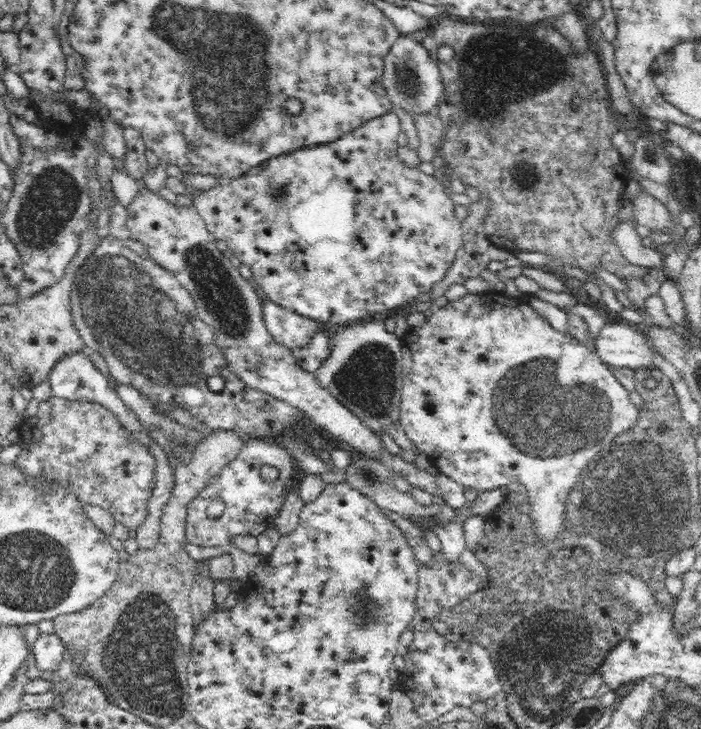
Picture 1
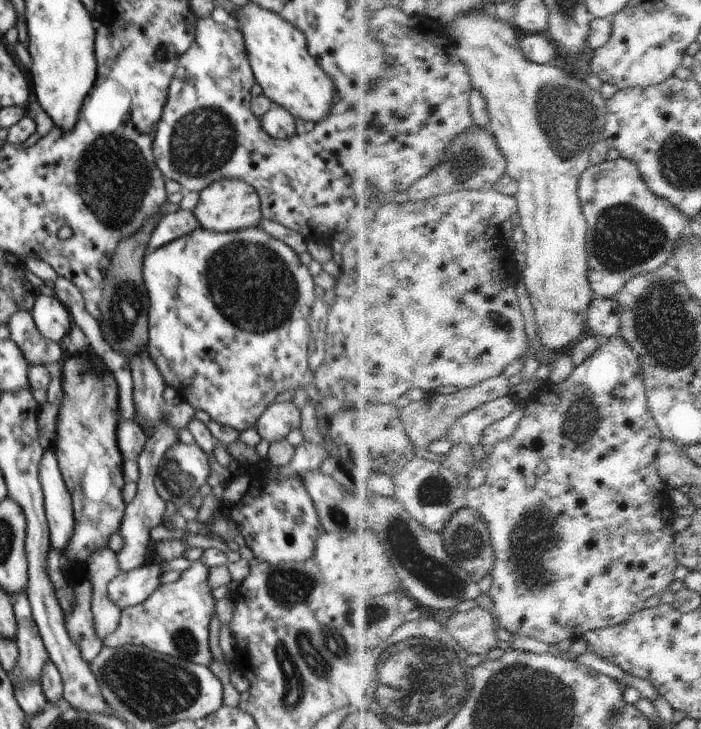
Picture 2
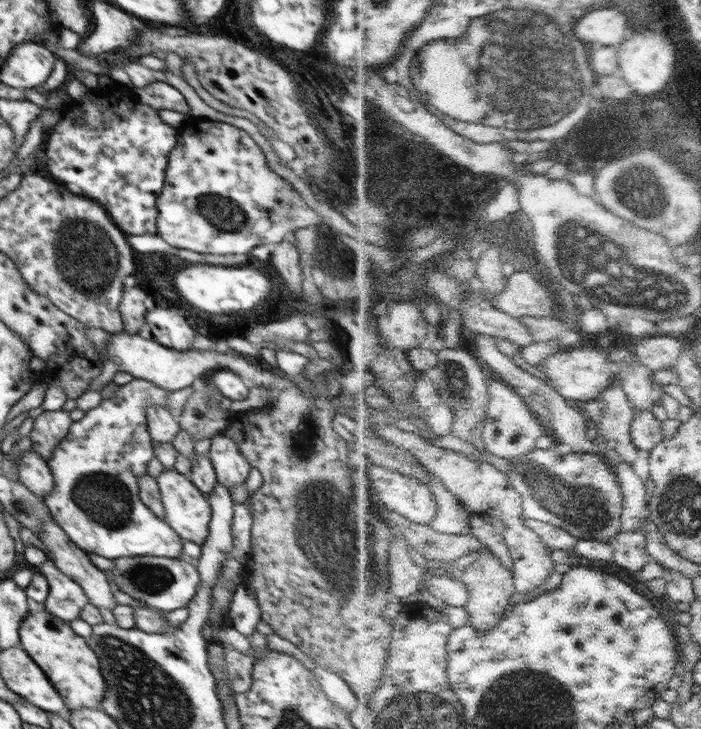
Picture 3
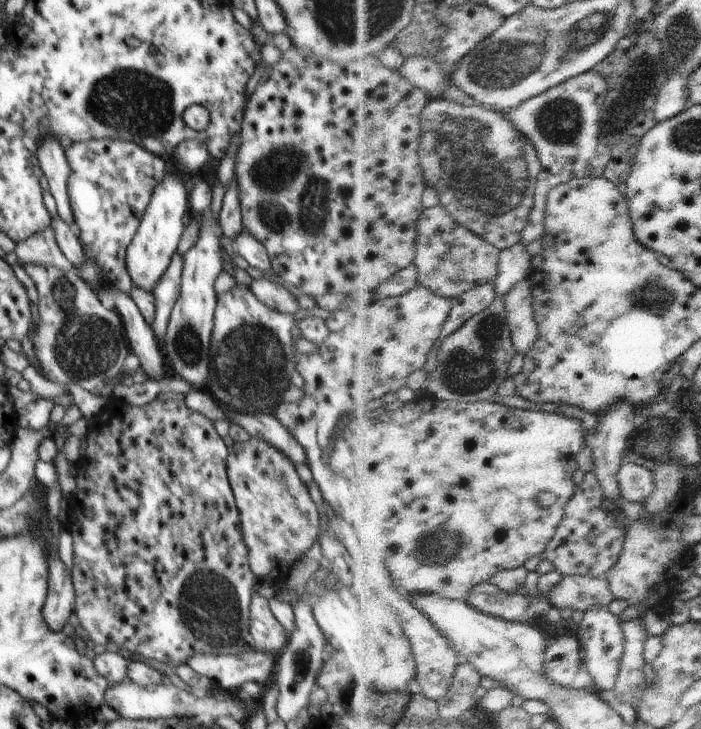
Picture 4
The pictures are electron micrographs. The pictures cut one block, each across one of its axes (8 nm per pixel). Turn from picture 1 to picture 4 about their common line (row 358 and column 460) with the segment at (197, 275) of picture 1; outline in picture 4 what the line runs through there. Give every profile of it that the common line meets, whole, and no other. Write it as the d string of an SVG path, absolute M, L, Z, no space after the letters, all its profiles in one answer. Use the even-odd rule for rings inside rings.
M443 204L425 209L419 220L419 233L416 264L420 269L420 284L437 295L457 301L476 287L498 282L503 250L461 225Z

